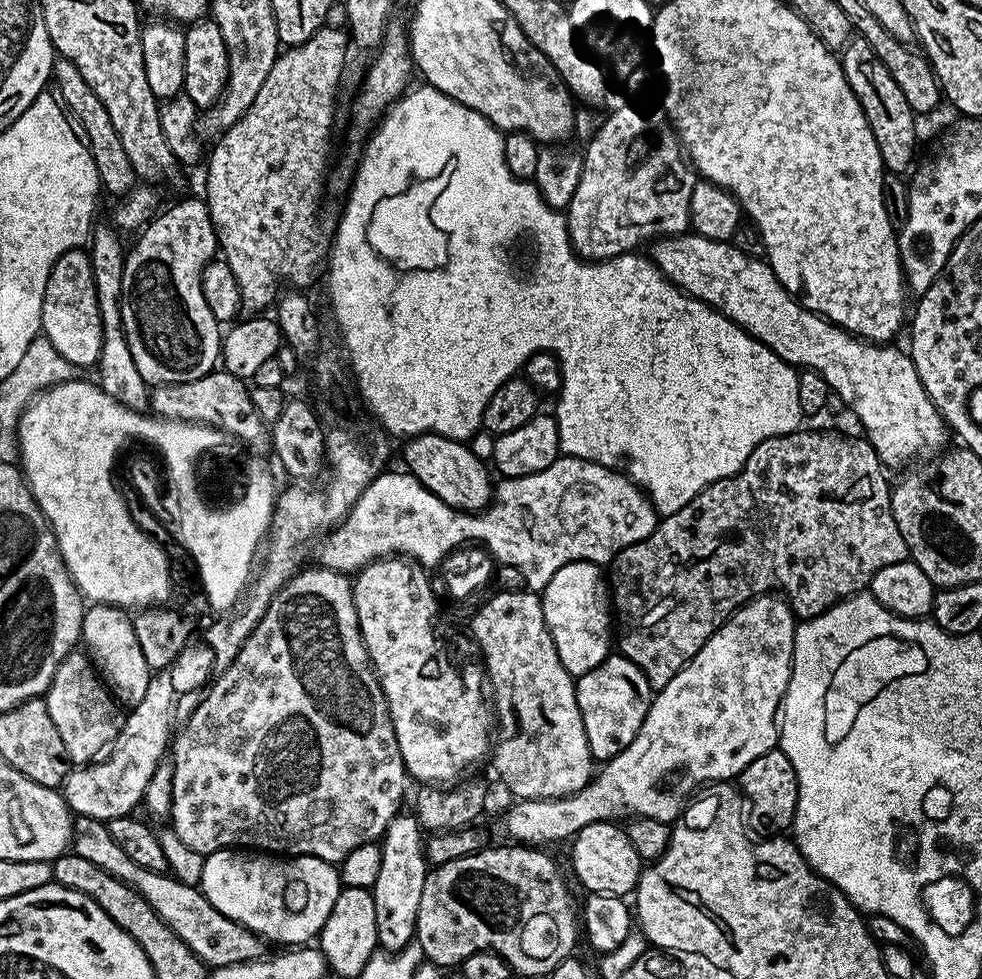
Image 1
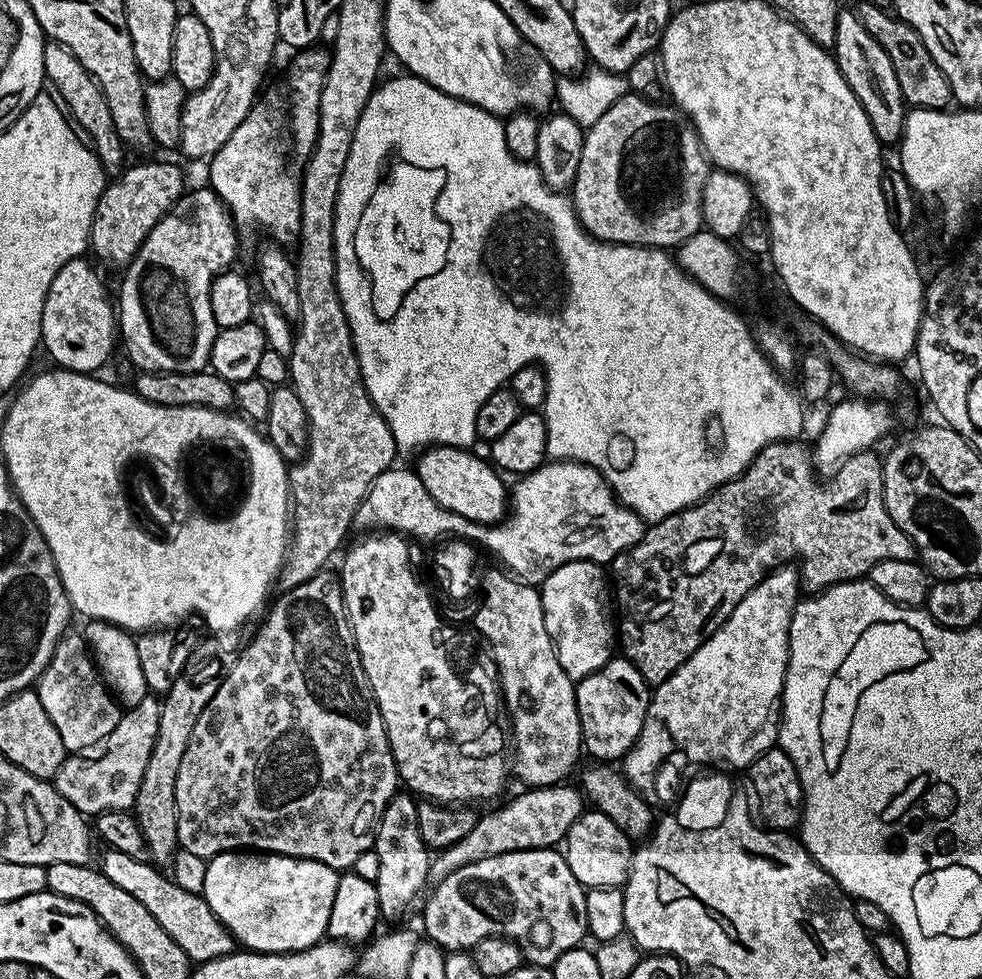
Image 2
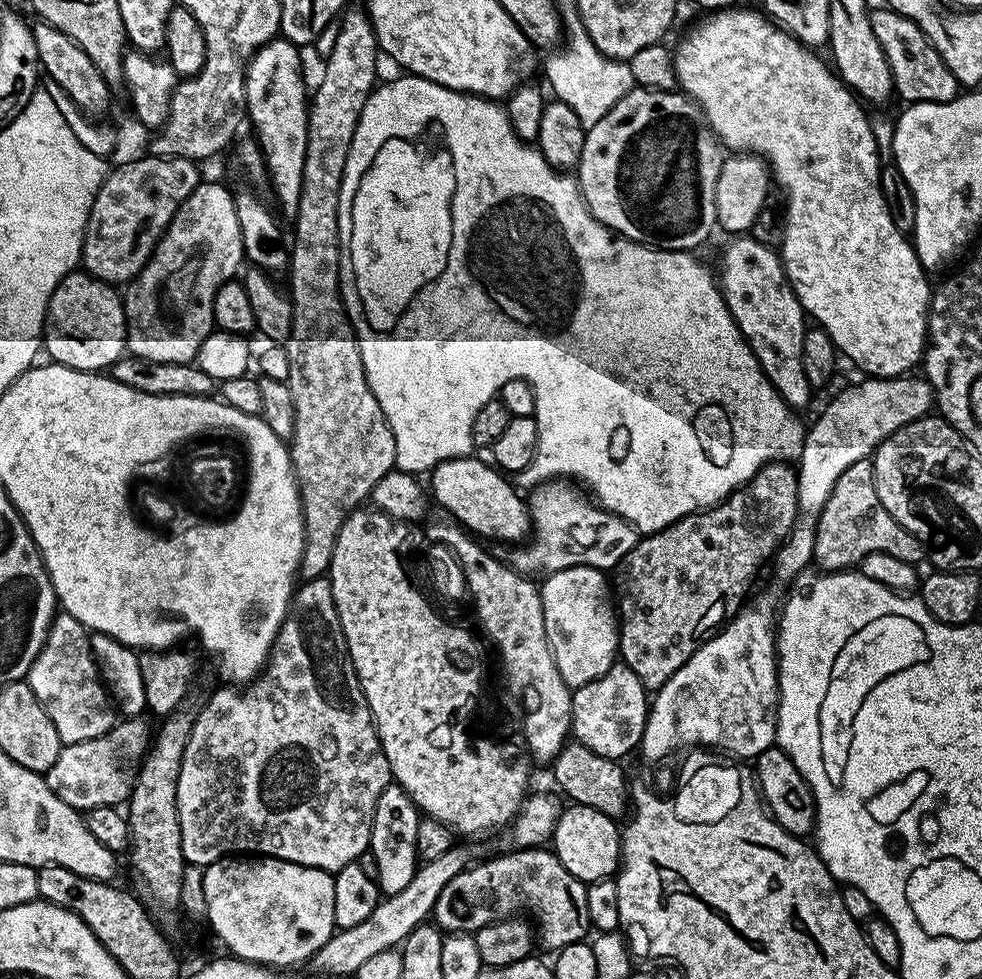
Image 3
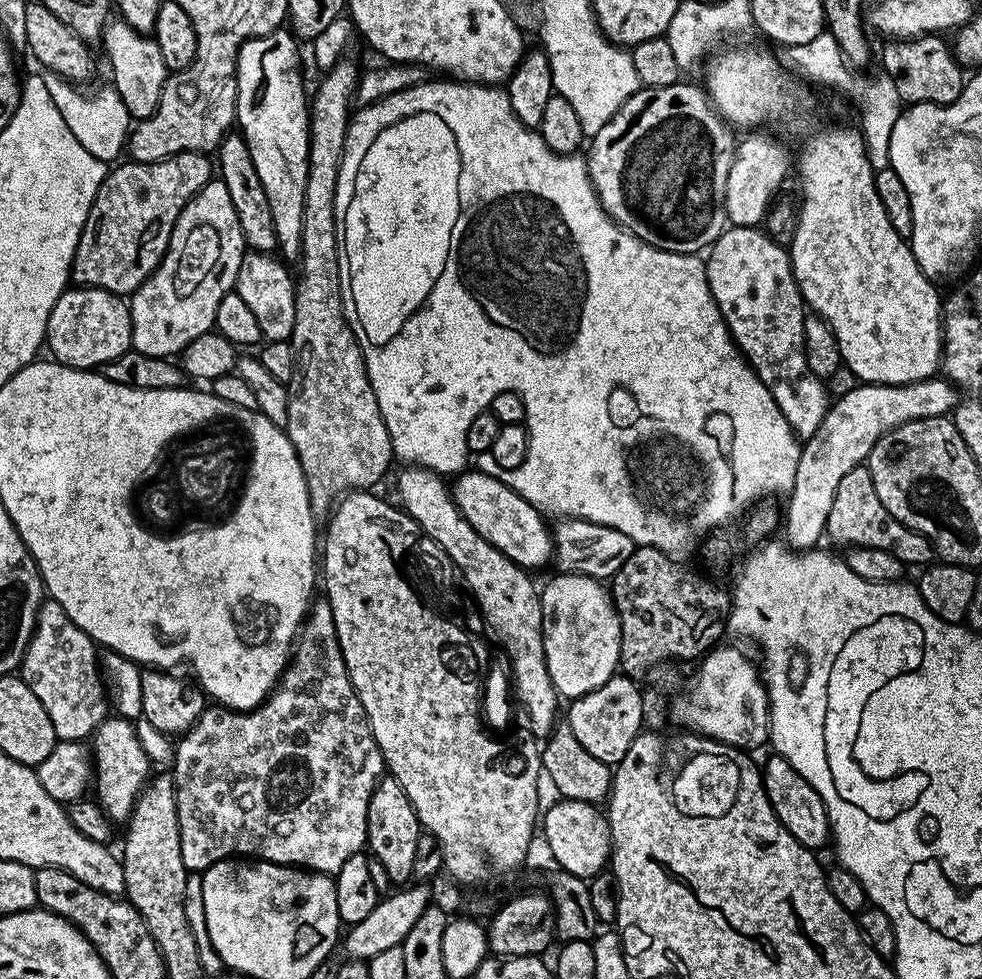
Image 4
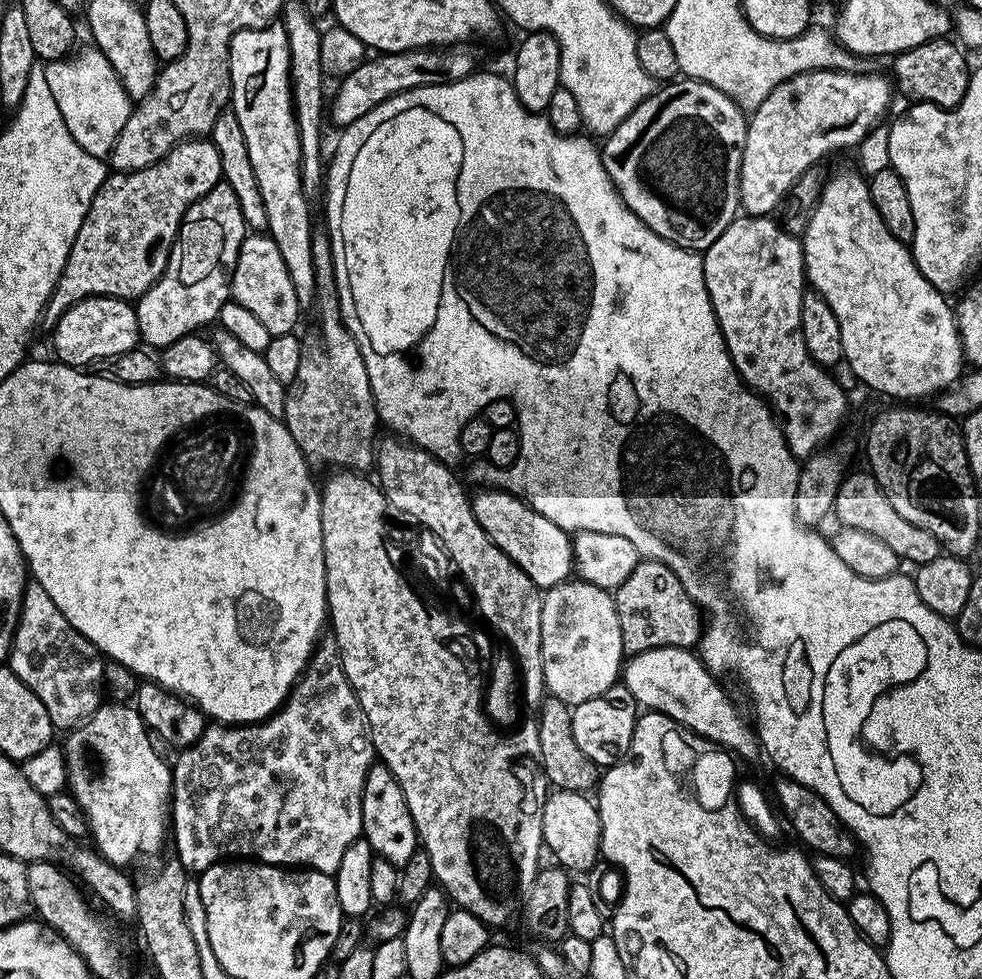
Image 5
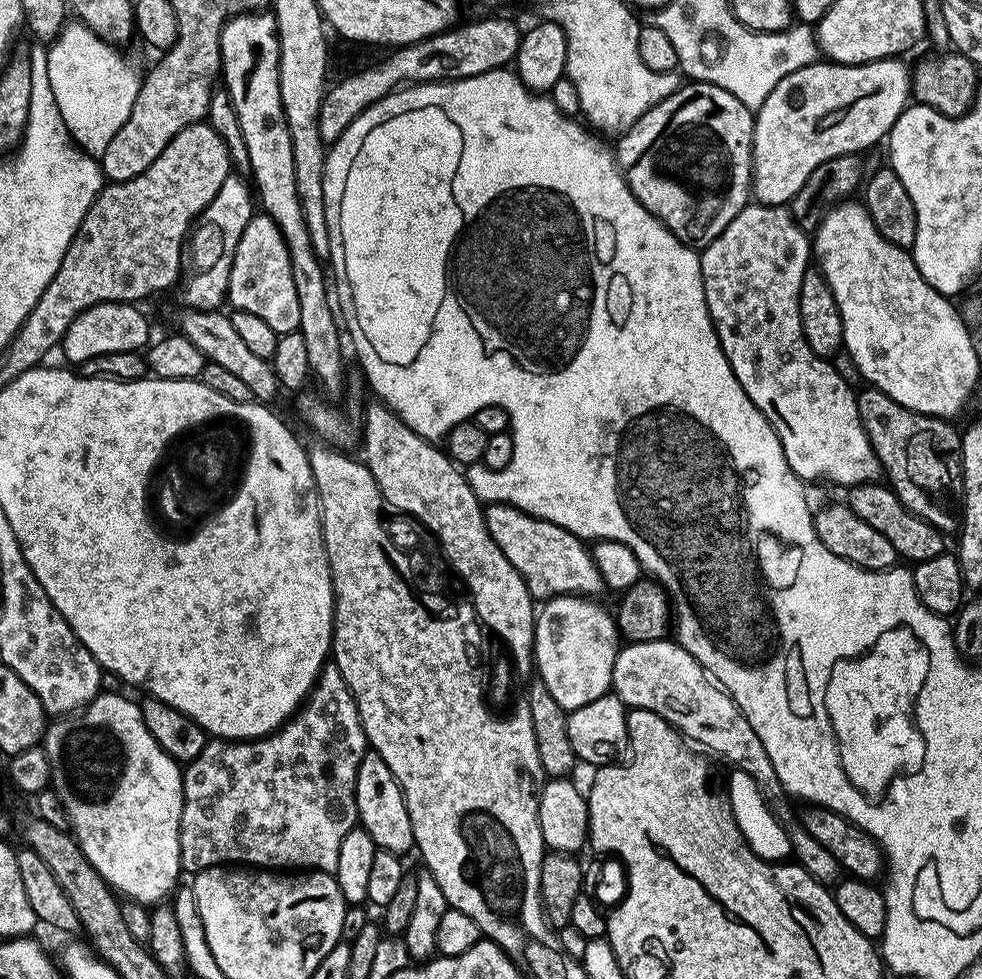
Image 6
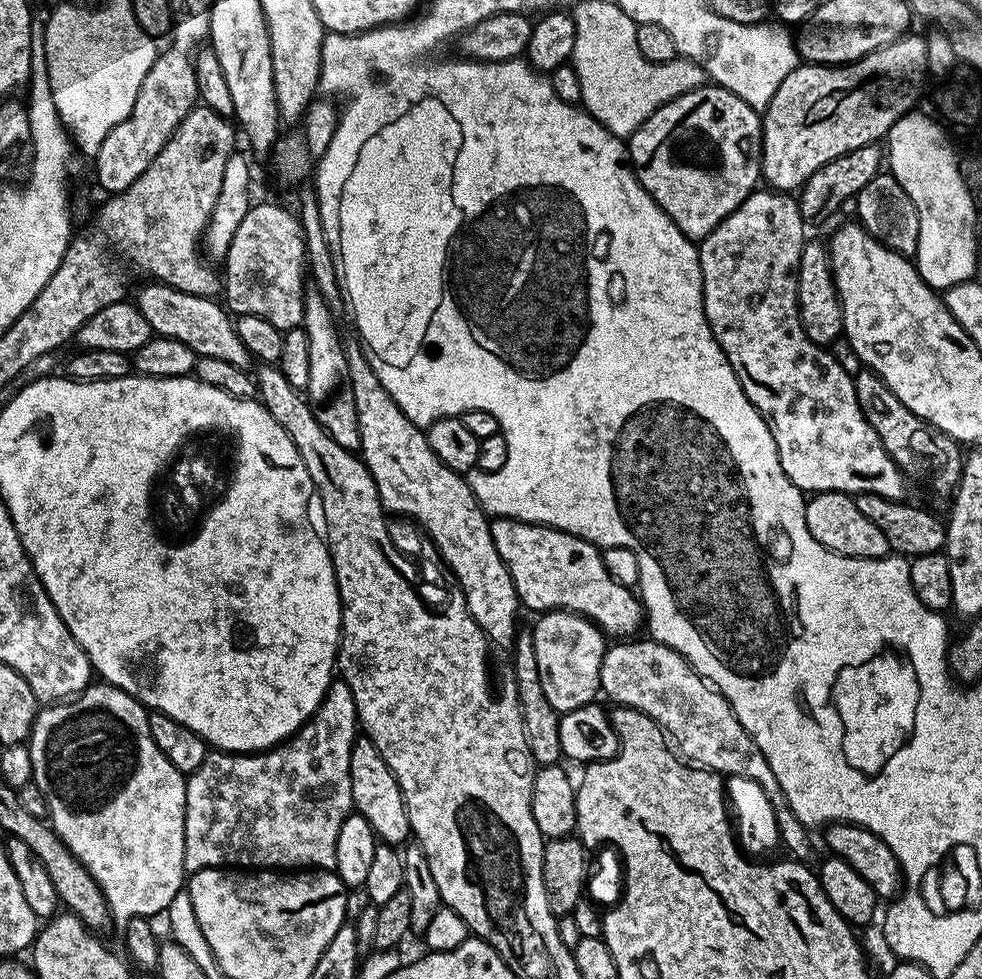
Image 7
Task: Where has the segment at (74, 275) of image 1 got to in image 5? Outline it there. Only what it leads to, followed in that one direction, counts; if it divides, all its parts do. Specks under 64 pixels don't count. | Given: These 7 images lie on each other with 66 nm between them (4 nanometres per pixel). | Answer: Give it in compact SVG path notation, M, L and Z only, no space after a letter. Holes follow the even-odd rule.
M88 296L80 300L51 329L55 359L61 364L91 366L96 360L111 360L141 343L135 307L117 296Z

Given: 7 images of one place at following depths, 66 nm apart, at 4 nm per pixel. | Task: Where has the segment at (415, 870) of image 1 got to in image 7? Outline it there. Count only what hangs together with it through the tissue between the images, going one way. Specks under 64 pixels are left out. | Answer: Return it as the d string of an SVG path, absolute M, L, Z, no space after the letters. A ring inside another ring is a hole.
M357 738L350 750L350 790L353 809L370 822L377 841L393 846L409 843L412 827L398 778L394 778L390 766L386 766L386 758L382 758L378 746L370 739Z

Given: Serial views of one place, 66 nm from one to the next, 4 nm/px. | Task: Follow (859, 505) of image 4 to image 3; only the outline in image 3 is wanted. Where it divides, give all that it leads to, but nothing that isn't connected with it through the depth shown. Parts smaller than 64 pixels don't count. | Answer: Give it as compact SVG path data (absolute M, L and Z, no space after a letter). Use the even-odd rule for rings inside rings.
M871 459L859 460L838 478L826 506L816 523L814 564L824 572L842 572L859 566L870 554L890 554L902 558L902 562L919 565L926 553L922 542L914 538L878 502L878 490L874 486Z

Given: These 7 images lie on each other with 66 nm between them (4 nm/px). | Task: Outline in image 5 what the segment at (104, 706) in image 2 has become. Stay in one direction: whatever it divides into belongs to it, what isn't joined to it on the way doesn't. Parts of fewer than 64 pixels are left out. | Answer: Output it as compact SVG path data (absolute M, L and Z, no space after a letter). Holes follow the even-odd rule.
M35 582L29 583L24 603L20 605L20 621L16 623L7 667L38 694L56 730L71 730L77 724L83 724L99 710L106 692L105 657L86 637L78 634L70 622L66 622L62 610L54 606L54 598Z

